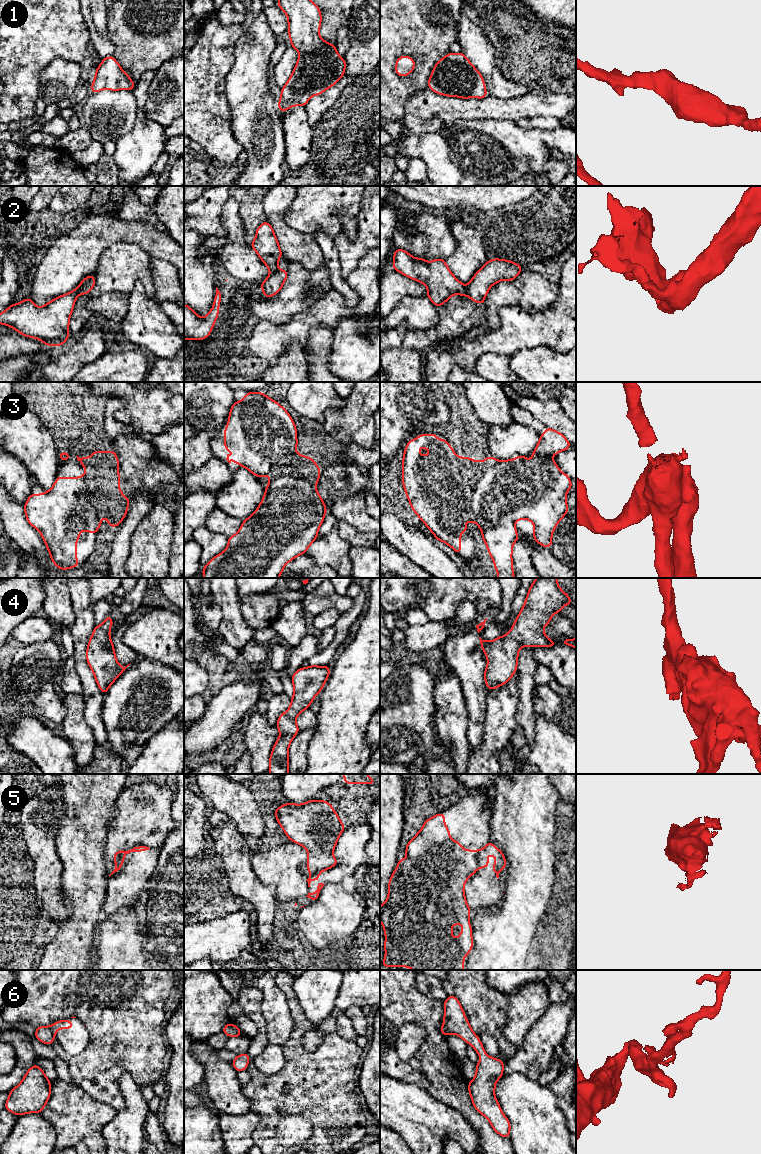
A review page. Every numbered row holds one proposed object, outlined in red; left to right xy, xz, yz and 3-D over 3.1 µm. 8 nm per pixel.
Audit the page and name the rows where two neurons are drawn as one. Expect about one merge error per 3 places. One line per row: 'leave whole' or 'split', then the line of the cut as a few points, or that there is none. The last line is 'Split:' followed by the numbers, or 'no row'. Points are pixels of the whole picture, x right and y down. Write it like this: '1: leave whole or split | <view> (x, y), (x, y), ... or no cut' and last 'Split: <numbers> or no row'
1: leave whole | no cut
2: split | xz (278, 269), (270, 274)
3: split | yz (457, 457), (461, 467), (464, 508), (471, 513), (473, 521)
4: leave whole | no cut
5: split | yz (480, 850), (477, 866)
6: leave whole | no cut
Split: 2, 3, 5

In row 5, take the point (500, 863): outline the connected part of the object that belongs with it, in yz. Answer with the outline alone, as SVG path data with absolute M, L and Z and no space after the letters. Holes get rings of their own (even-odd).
M490 841L480 850L478 856L478 867L481 869L488 867L489 862L486 857L487 854L492 855L493 857L495 856L496 861L493 865L492 871L496 874L496 877L499 879L500 871L505 869L506 867L506 858L502 853L501 849L494 847L493 844L494 842Z

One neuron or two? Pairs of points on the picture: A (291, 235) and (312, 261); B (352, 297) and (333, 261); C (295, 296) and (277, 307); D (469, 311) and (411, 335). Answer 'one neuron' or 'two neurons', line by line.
A: one neuron
B: one neuron
C: one neuron
D: one neuron

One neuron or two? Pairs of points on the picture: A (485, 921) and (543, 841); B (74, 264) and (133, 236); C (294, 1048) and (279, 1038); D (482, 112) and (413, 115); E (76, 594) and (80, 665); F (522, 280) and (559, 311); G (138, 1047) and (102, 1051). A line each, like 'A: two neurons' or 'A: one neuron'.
A: one neuron
B: one neuron
C: two neurons
D: one neuron
E: one neuron
F: two neurons
G: one neuron

